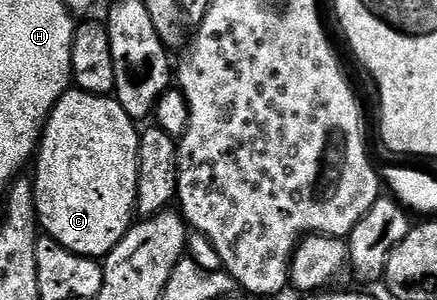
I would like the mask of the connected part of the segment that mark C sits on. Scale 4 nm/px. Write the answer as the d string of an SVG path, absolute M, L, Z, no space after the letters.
M69 89L48 114L34 156L36 175L32 179L32 192L39 230L70 253L100 261L112 252L118 241L122 241L137 214L140 131L115 97L108 96L107 99L92 93L88 89Z

